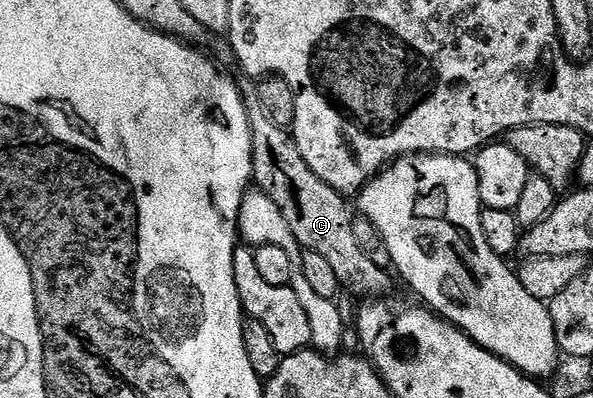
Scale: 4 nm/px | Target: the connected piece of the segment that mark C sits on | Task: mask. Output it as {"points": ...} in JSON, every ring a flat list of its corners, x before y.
{"points":[[244,80,239,83,240,92,244,95,244,107,248,109,248,123,252,129,252,176,259,193,270,196,274,204,278,204,278,212,290,224,290,232,298,240,304,250,319,252,333,266,338,275,341,287,352,294,361,294,361,299,376,300,387,295,392,286,393,275,388,270,378,268,362,248,358,248,358,240,354,236,354,210,348,207,349,199,340,194,326,180,318,180,314,172,310,172,310,164,302,160,302,152,298,152,298,144,285,127,274,124,274,120,260,103,256,91,257,83]]}

